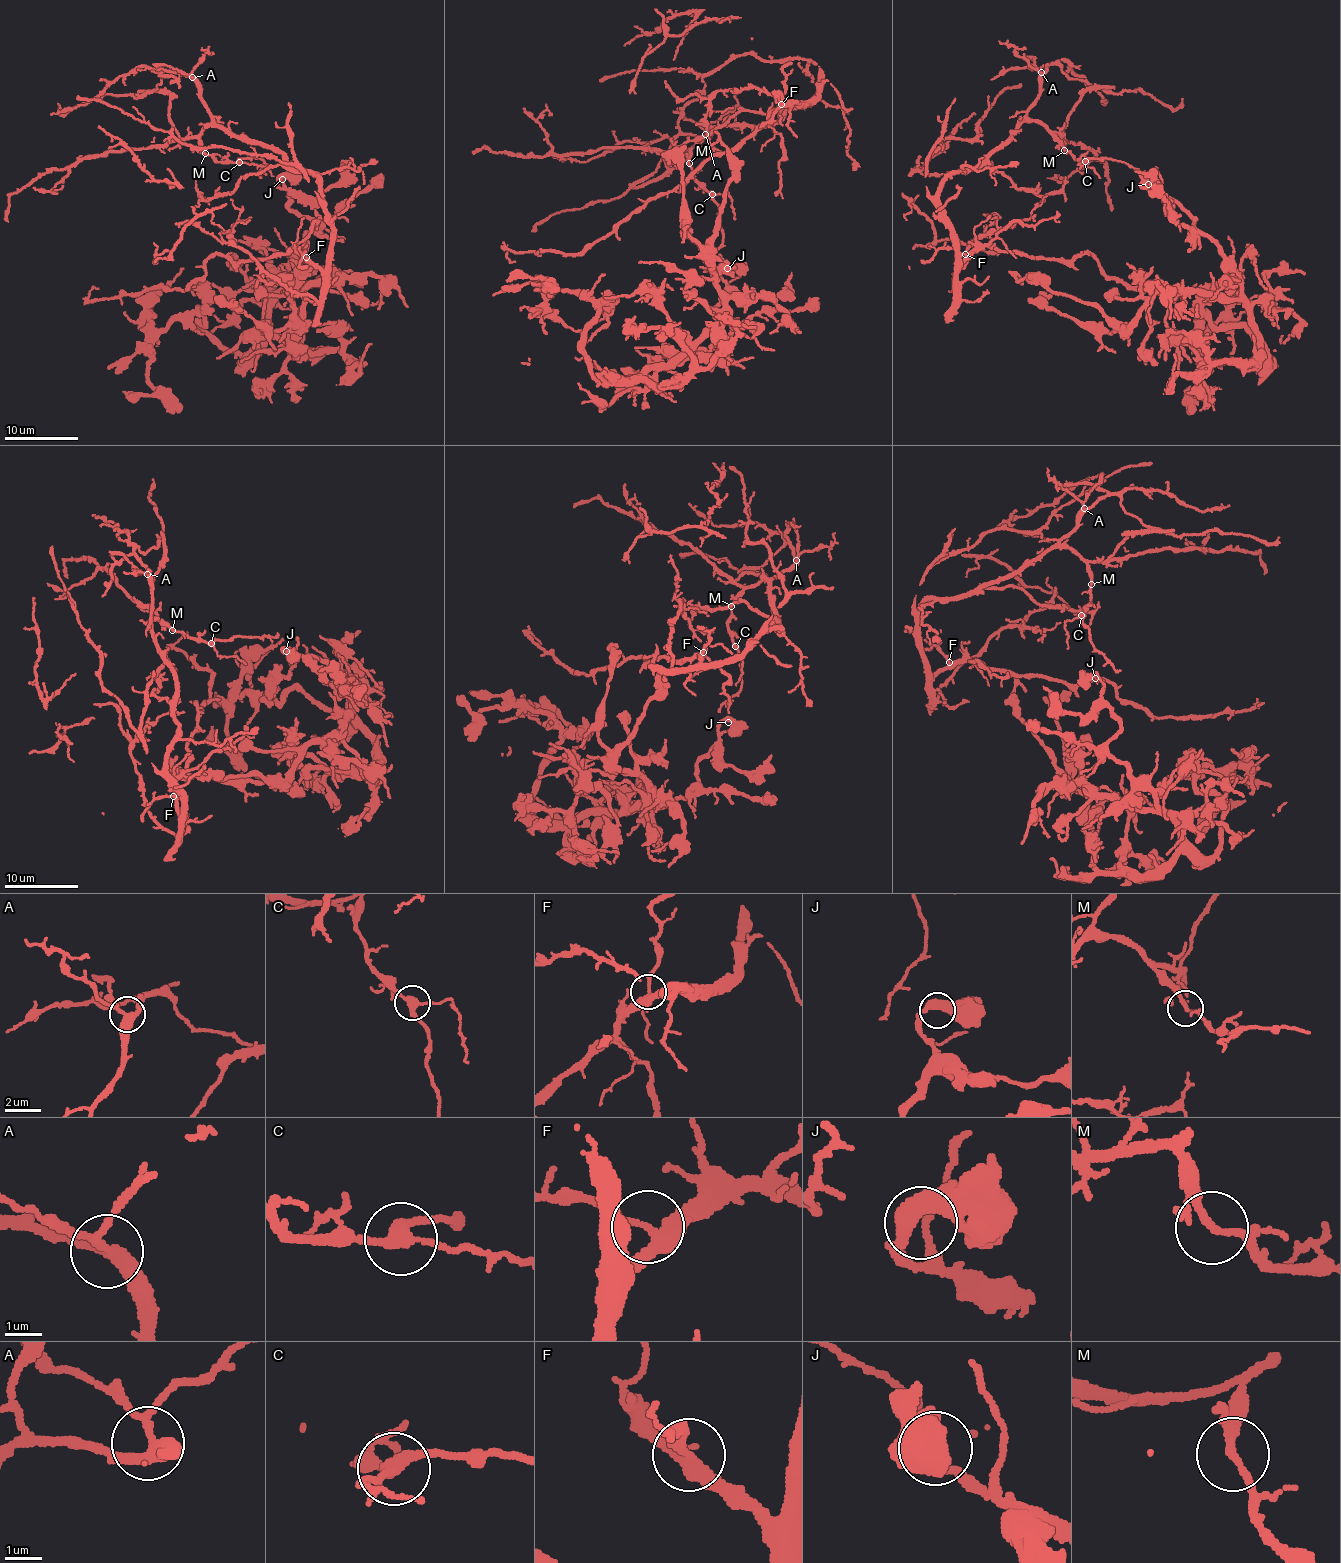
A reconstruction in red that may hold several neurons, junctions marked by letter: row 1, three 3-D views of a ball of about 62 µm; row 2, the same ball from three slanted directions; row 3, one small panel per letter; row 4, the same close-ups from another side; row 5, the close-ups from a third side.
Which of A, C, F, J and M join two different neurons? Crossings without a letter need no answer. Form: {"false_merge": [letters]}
{"false_merge": []}

